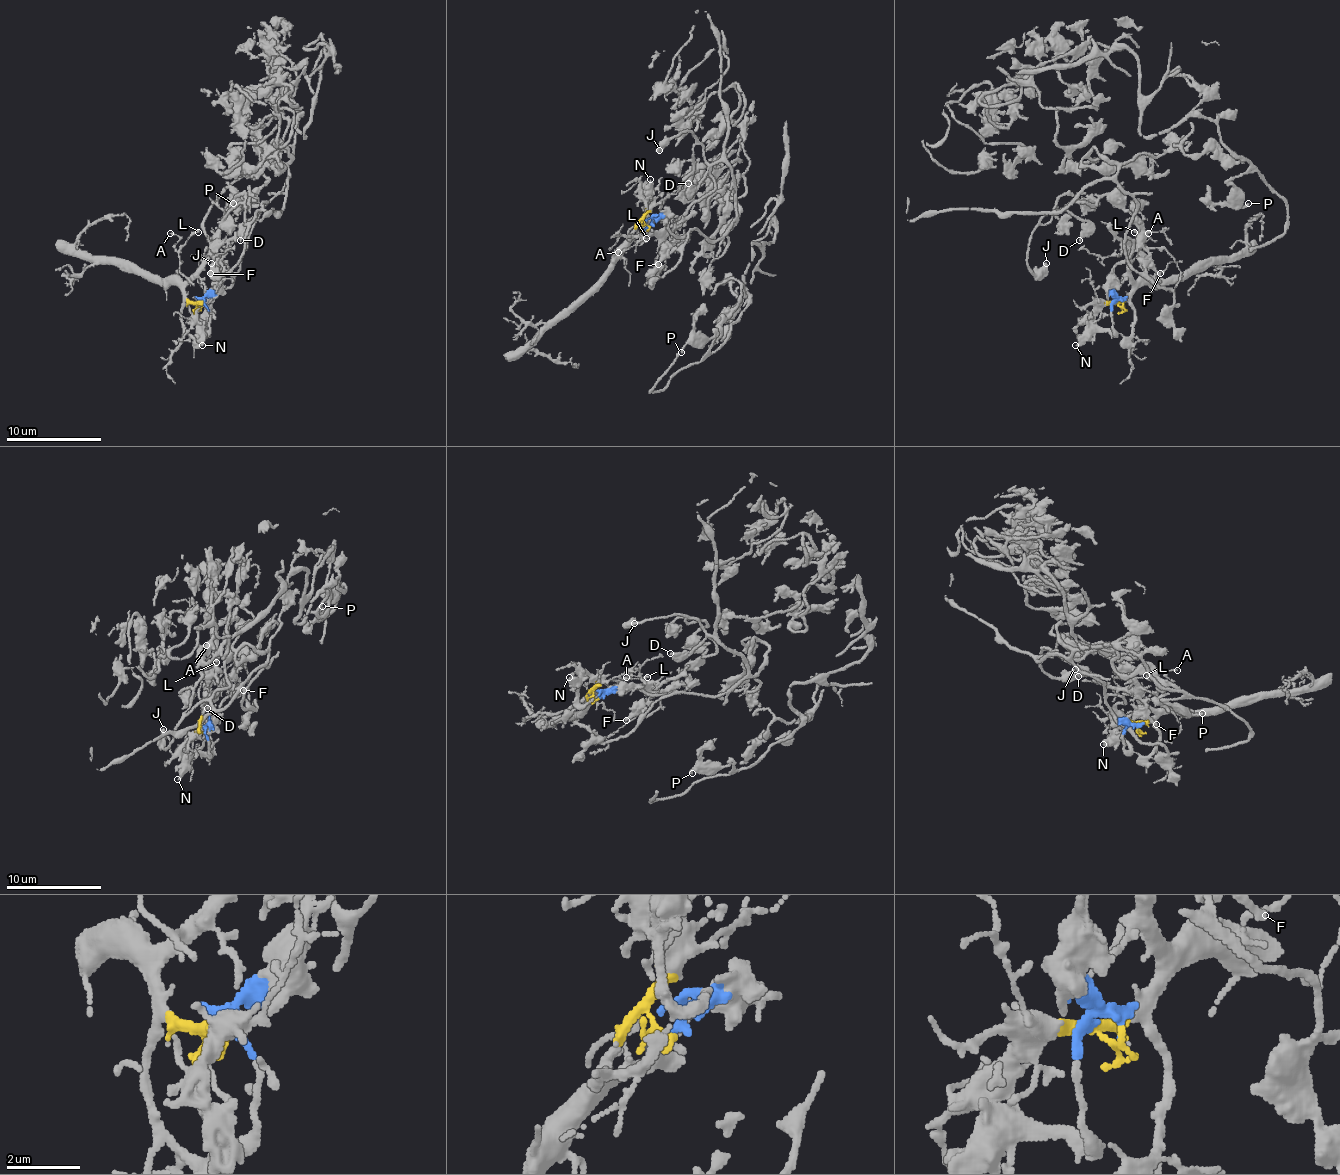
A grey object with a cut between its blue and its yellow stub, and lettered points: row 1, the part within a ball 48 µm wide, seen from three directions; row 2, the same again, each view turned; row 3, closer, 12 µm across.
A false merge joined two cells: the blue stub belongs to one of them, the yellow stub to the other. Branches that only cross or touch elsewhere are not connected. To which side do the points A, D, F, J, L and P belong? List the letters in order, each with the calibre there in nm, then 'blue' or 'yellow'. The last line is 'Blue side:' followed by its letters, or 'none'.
A: 110 nm thick; yellow
D: 280 nm thick; blue
F: 200 nm thick; blue
J: 400 nm thick; blue
L: 180 nm thick; yellow
P: 160 nm thick; blue
Blue side: D, F, J, P

